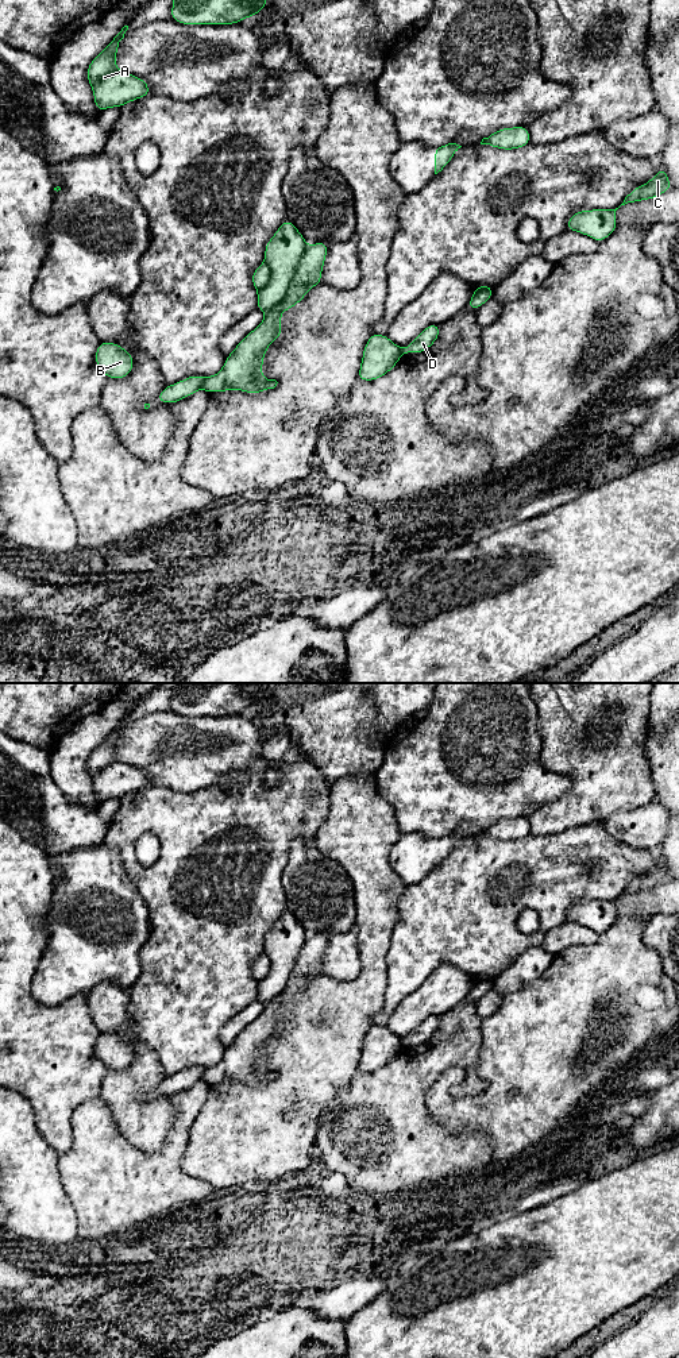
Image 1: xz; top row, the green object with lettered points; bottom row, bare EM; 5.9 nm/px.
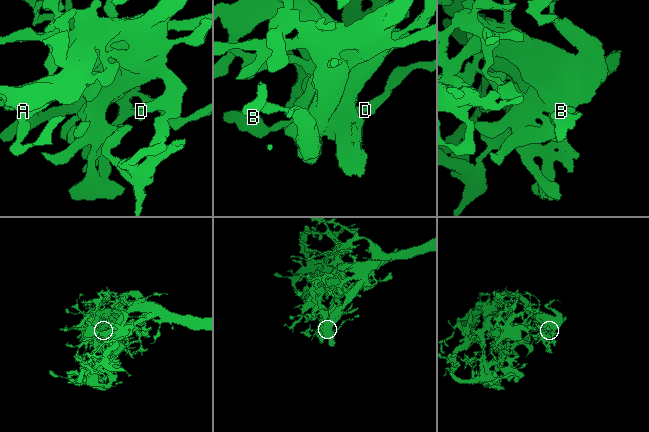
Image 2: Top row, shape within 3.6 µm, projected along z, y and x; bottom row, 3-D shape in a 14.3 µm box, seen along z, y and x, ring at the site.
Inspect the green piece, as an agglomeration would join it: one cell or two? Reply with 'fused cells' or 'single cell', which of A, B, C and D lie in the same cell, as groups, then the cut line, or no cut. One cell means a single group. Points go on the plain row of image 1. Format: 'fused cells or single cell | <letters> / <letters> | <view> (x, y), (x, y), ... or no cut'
fused cells | A B D / C | xz (492, 980), (475, 982)

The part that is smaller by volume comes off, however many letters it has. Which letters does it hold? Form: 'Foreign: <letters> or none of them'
Foreign: C

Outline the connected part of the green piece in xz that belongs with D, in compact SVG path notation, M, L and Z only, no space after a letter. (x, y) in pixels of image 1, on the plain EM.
M431 1015L412 1033L400 1039L387 1026L371 1025L363 1041L359 1058L359 1072L375 1072L397 1057L404 1045L420 1045L427 1042L439 1029L440 1015Z

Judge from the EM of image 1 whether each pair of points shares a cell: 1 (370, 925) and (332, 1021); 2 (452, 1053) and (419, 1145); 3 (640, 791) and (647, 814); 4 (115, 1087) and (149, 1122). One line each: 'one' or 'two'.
1: one
2: one
3: two
4: one

